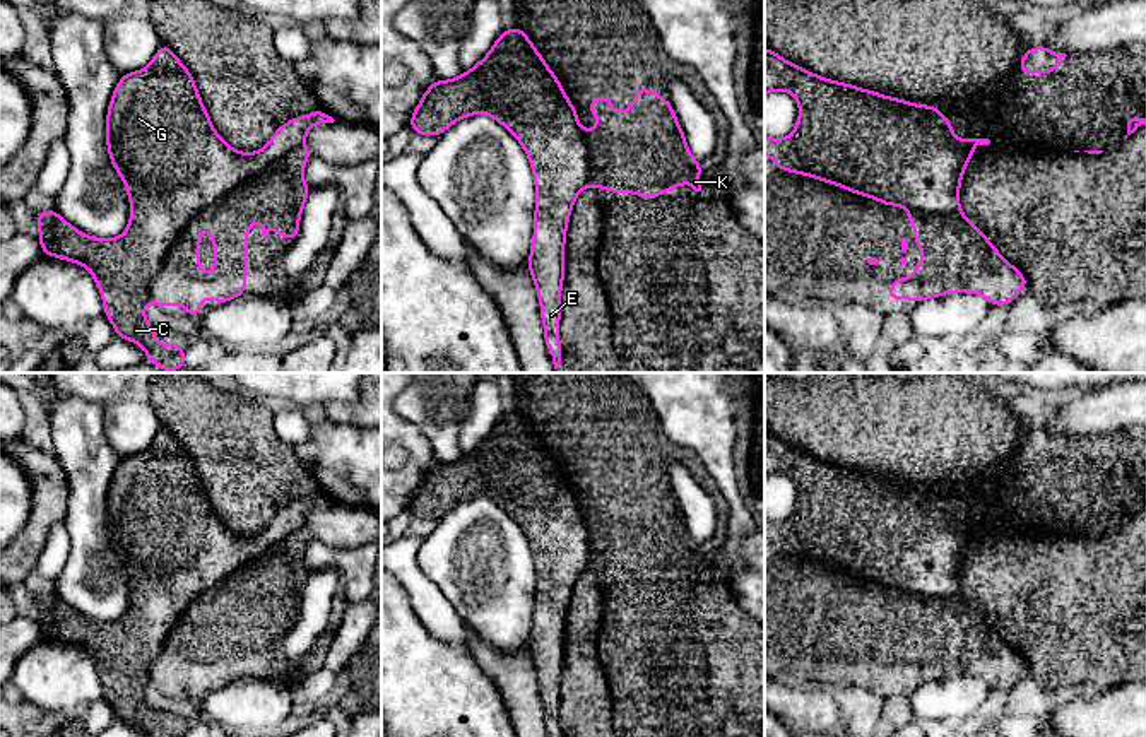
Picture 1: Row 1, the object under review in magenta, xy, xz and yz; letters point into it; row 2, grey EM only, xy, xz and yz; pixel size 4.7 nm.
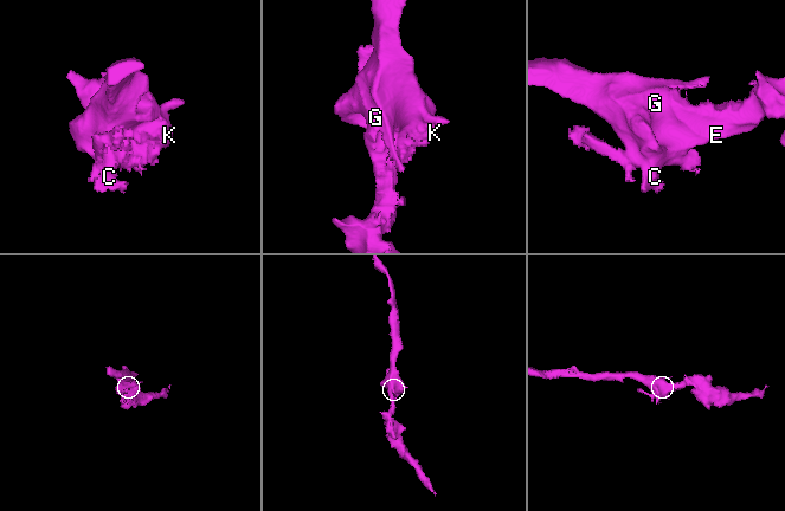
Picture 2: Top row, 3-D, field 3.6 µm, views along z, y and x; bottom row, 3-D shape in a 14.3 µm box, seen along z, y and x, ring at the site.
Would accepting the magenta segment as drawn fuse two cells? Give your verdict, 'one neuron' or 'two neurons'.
two neurons

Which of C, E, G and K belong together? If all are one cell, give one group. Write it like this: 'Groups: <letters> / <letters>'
Groups: C E G / K

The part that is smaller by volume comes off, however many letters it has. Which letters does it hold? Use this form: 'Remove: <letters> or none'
Remove: K

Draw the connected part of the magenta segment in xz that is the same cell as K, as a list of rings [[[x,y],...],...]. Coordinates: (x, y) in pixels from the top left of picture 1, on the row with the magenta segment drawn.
[[[638,87],[628,111],[614,111],[611,94],[592,99],[587,109],[602,123],[585,133],[590,154],[587,186],[594,190],[604,186],[607,193],[638,193],[641,200],[655,200],[659,193],[669,193],[674,186],[701,192],[701,162],[689,154],[669,99]]]

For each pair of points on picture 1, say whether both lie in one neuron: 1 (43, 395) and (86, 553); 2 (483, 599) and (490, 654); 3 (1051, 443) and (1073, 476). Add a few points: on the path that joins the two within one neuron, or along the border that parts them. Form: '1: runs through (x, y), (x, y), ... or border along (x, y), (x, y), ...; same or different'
1: runs through (77, 435), (86, 455), (86, 513); same
2: border along (466, 623), (496, 648), (525, 655); different
3: runs through (1051, 452), (1064, 467); same

